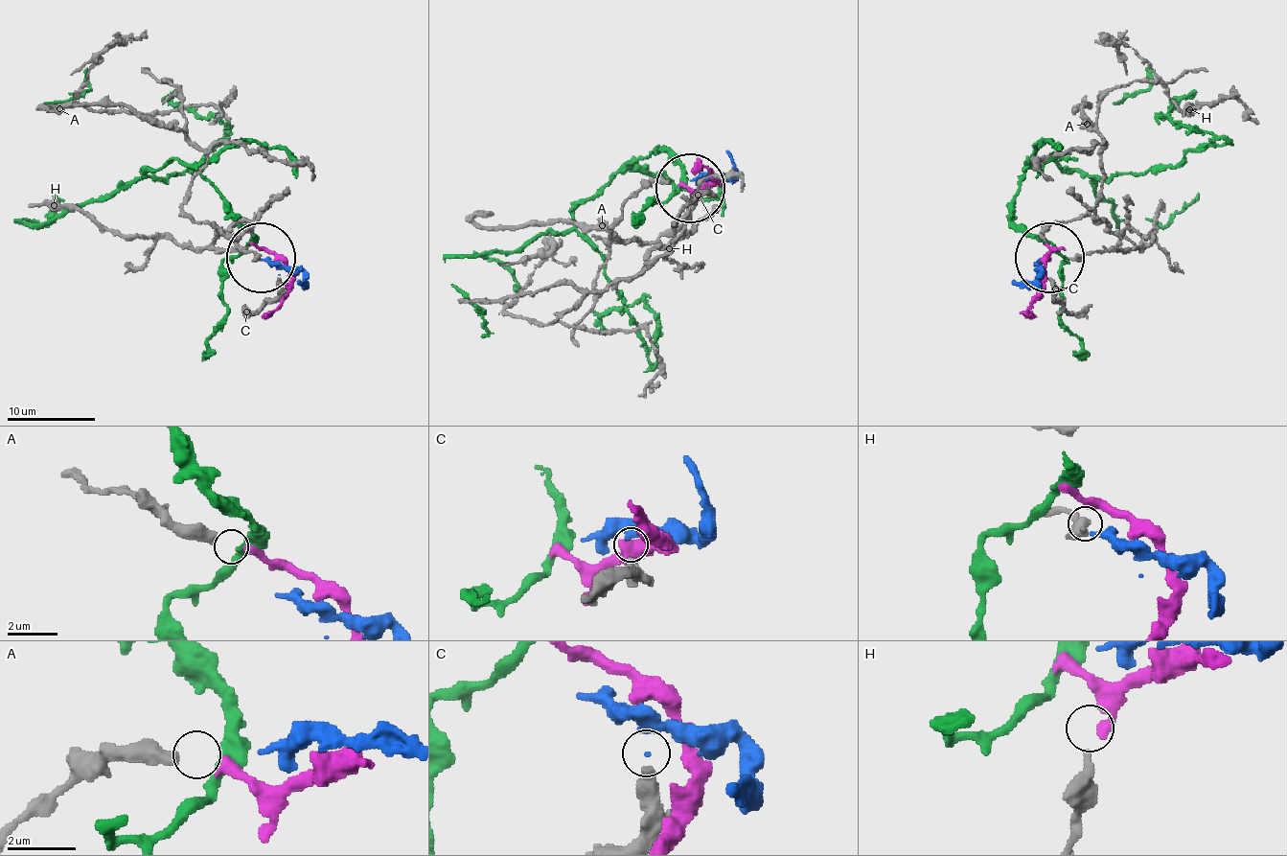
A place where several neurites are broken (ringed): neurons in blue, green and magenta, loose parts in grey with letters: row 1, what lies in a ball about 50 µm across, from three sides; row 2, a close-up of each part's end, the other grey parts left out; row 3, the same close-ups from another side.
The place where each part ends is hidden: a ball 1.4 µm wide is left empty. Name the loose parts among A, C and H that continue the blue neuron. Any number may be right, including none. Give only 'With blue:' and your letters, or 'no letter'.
With blue: no letter

